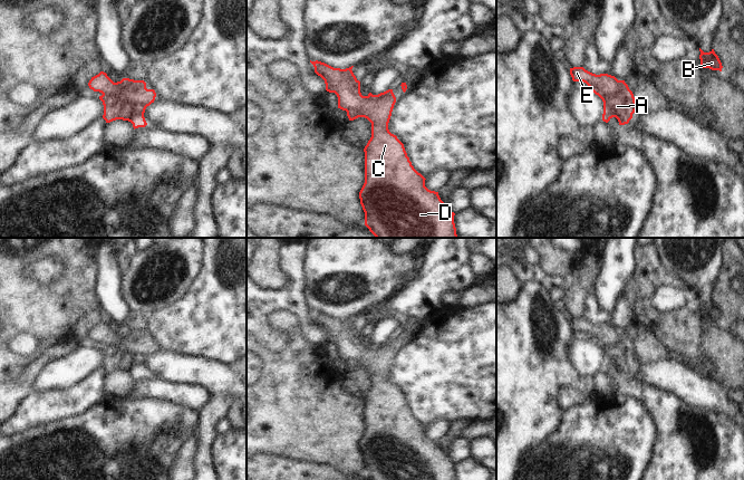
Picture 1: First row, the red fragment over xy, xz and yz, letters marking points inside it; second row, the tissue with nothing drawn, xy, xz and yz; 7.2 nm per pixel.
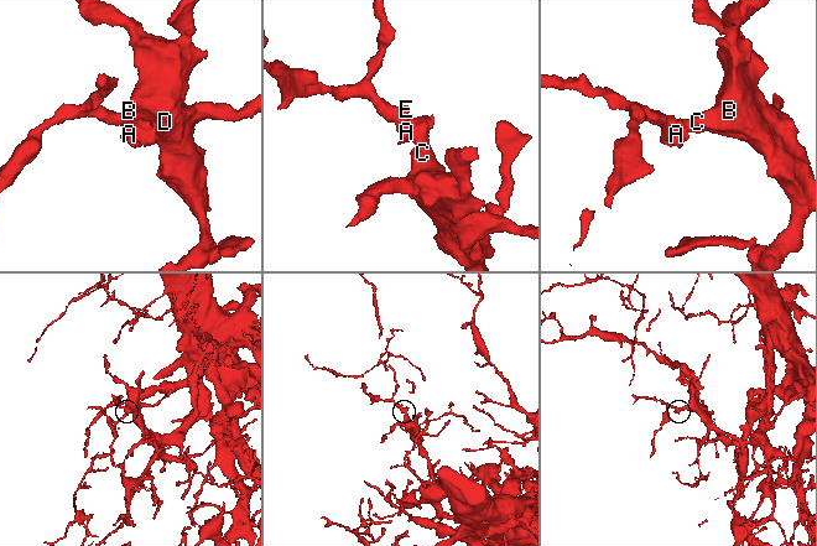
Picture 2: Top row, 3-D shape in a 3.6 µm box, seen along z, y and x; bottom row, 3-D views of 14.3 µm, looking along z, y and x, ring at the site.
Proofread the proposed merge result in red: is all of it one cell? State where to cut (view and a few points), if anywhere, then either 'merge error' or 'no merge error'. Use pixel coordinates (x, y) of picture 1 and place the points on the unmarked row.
no cut; no merge error

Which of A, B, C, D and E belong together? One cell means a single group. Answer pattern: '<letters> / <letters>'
A B C D E

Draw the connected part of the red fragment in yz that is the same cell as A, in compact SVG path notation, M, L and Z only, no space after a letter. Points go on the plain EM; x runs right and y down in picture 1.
M583 317L570 318L573 332L586 333L603 352L602 371L608 373L616 367L619 375L628 374L637 359L635 347L625 330L608 324L596 325Z

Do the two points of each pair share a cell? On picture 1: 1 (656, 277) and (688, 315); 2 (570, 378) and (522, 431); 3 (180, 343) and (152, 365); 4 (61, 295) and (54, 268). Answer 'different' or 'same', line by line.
1: same
2: same
3: different
4: different

